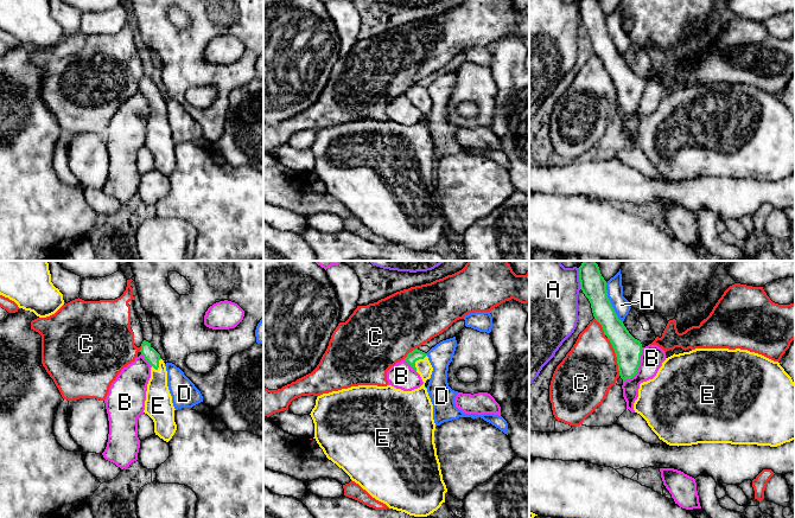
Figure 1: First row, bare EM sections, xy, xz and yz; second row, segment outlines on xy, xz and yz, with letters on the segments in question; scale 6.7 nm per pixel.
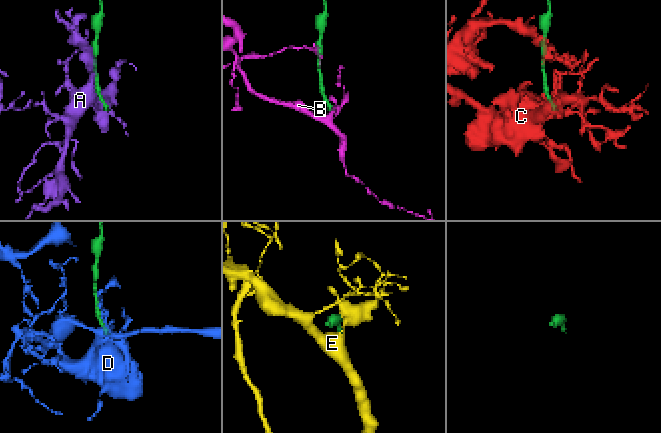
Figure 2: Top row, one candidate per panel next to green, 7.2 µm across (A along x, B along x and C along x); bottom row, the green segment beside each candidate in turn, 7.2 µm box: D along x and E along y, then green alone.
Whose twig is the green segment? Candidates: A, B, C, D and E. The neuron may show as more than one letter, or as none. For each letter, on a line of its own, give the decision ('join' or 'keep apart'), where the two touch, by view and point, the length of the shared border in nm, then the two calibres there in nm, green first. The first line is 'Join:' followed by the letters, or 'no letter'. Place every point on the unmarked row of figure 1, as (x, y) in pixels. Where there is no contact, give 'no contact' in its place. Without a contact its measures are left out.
Join: E
A: keep apart; contact yz (579, 13); length 140 nm; calibres 170 and 420 nm
B: keep apart; contact yz (638, 100); length 280 nm; calibres 180 and 160 nm
C: keep apart; contact yz (616, 90); length 280 nm; calibres 180 and 380 nm
D: keep apart; contact yz (610, 37); length 300 nm; calibres 170 and 110 nm
E: join; contact xz (417, 94); length 130 nm; calibres 80 and 120 nm

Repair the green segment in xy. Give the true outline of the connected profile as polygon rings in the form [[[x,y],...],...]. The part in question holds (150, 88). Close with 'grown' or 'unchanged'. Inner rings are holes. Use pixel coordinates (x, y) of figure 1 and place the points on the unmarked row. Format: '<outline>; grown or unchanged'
[[[144,75],[141,89],[151,100],[151,113],[147,119],[145,145],[154,156],[154,167],[168,177],[177,165],[174,141],[167,121],[167,105],[160,89]]]; grown

